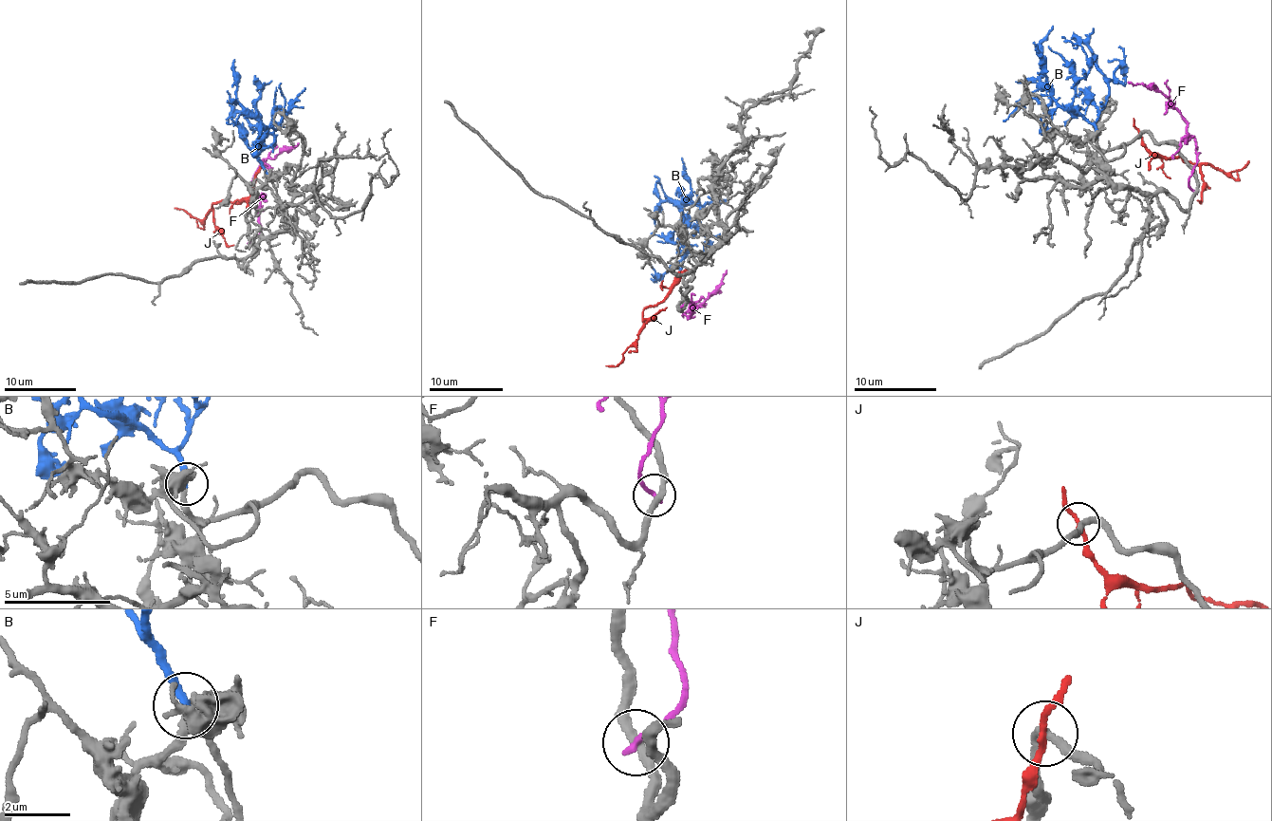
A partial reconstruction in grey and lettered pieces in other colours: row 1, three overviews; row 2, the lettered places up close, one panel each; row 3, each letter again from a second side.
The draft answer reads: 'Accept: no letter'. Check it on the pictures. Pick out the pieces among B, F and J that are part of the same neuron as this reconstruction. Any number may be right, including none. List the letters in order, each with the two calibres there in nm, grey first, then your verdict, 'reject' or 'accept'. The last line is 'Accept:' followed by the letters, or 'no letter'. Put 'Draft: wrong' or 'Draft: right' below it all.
B: 240 nm thick on the grey side, 280 nm on the other; accept
F: 280 nm thick on the grey side, 200 nm on the other; reject
J: 280 nm thick on the grey side, 190 nm on the other; reject
Accept: B
Draft: wrong

